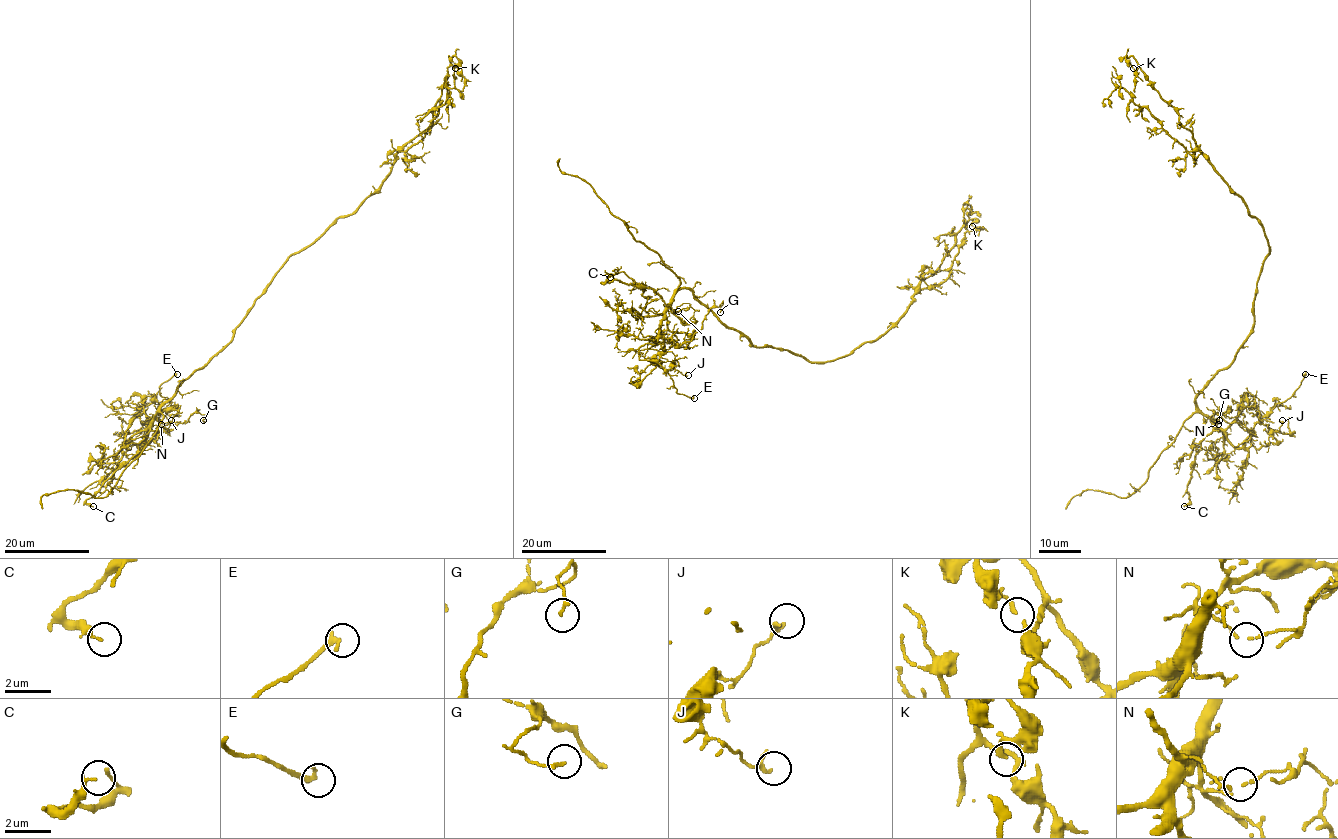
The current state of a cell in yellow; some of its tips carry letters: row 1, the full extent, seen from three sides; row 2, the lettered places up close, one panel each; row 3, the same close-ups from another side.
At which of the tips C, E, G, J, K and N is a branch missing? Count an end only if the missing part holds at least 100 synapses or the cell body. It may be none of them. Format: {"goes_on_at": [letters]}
{"goes_on_at": []}

